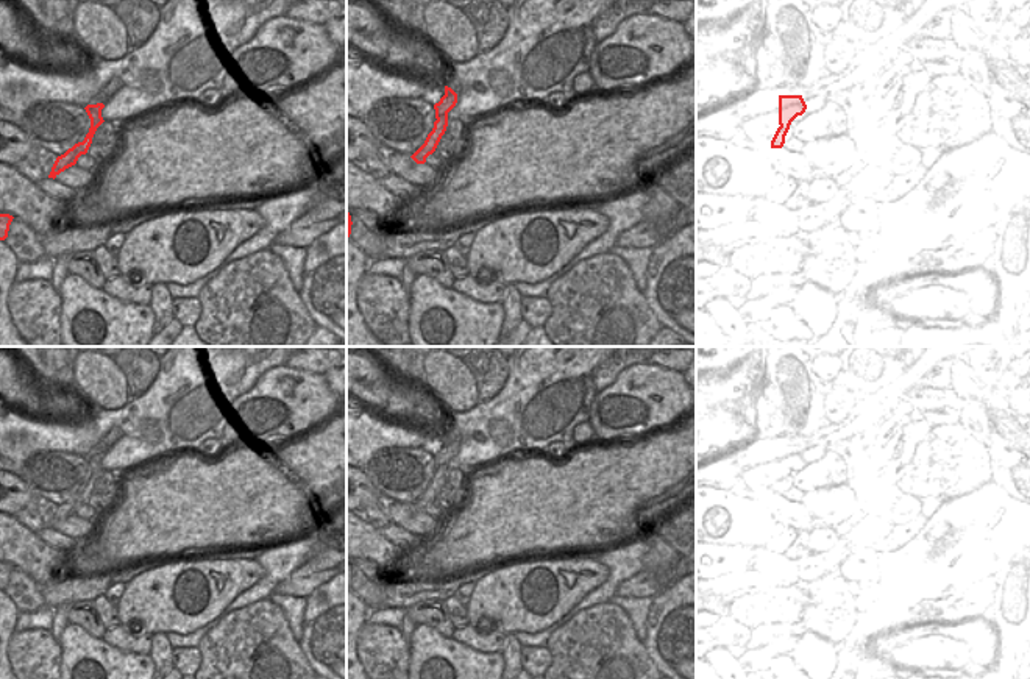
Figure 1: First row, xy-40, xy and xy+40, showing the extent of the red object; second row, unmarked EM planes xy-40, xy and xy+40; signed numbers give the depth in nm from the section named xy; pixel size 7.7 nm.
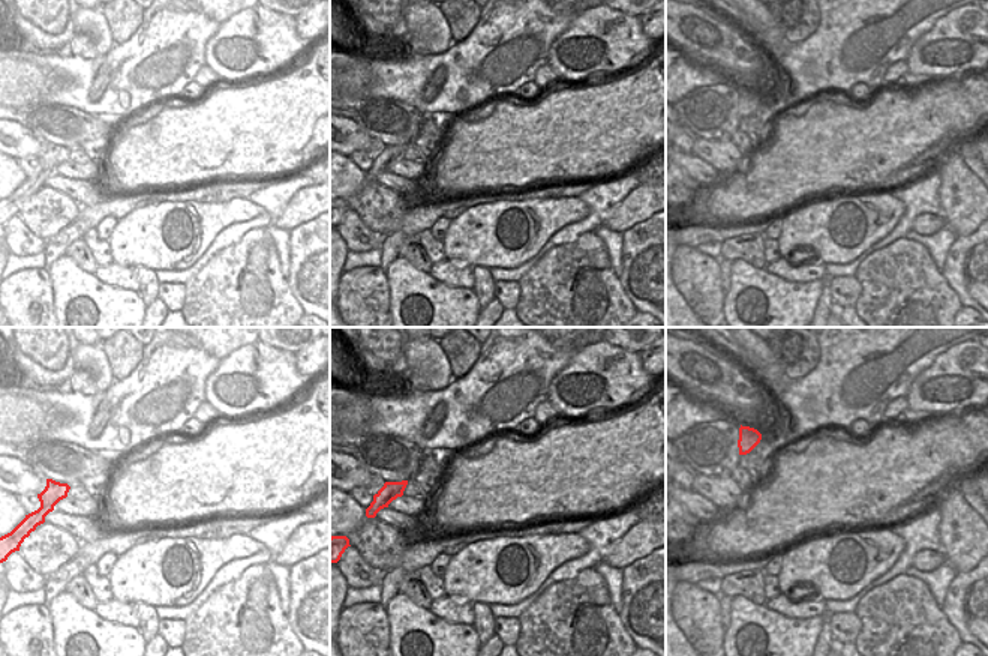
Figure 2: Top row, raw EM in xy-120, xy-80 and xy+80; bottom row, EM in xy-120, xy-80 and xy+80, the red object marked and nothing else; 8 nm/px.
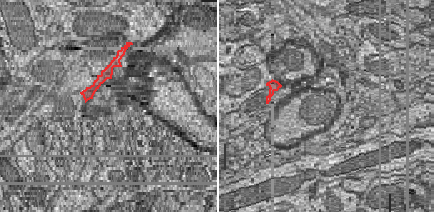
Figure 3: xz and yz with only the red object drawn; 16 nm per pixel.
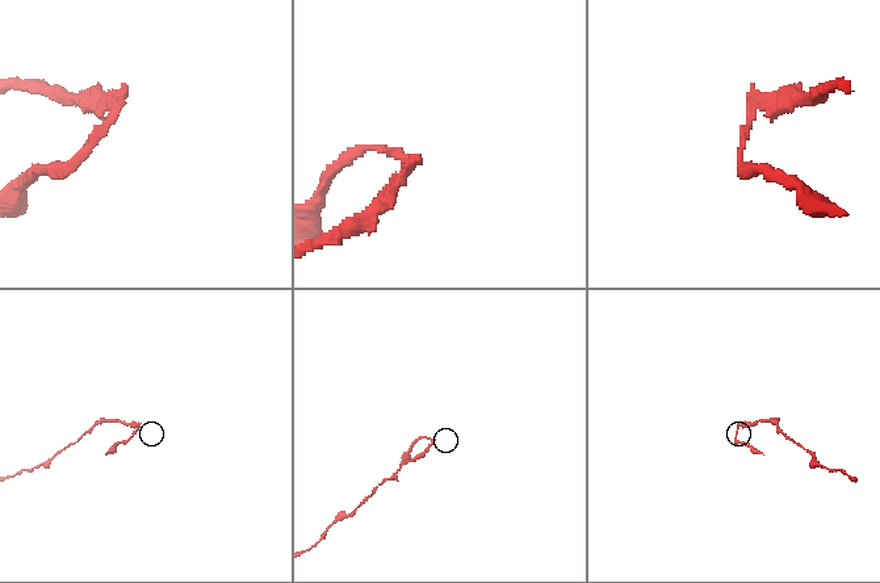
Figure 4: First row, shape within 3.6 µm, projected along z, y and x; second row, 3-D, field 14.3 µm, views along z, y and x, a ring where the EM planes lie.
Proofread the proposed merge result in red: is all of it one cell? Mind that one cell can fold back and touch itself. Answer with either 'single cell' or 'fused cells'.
fused cells

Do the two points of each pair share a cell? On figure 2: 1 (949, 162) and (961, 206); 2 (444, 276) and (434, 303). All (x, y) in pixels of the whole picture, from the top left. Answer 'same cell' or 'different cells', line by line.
1: same cell
2: different cells

